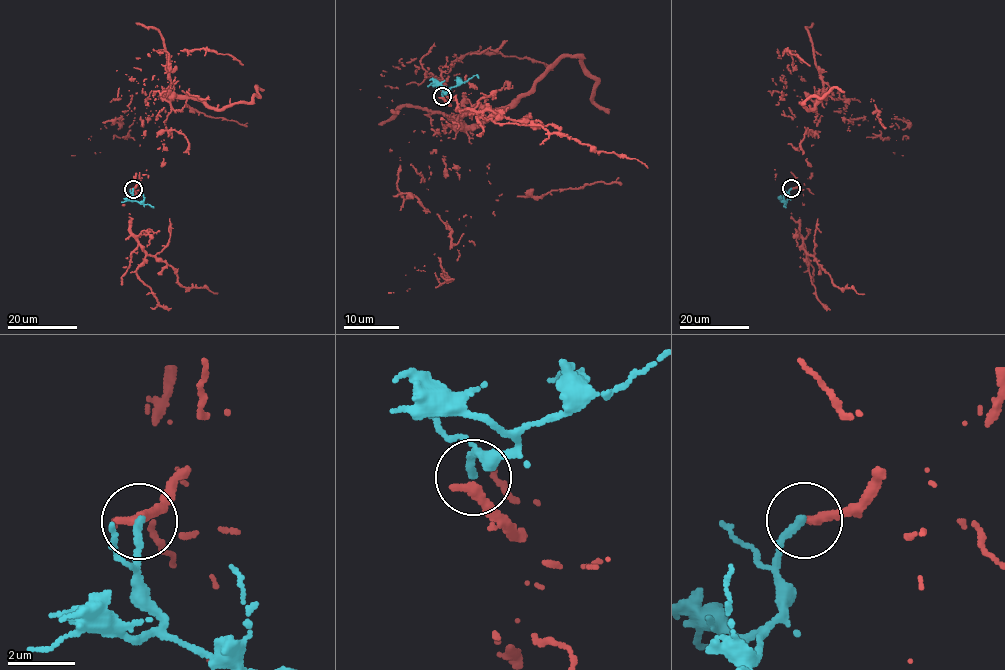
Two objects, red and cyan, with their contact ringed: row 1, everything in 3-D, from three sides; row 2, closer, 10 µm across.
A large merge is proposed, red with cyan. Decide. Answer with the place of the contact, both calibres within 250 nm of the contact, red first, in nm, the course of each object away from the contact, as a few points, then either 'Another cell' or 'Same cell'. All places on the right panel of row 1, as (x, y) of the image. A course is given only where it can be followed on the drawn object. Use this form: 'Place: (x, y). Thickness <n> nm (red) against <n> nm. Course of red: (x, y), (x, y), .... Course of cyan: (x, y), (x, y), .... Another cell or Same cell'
Place: (791, 188). Thickness 320 nm (red) against 220 nm. Course of red: (792, 188), (825, 96), (883, 138), (904, 129), (902, 155). Course of cyan: (791, 188), (783, 206), (785, 207). Same cell

